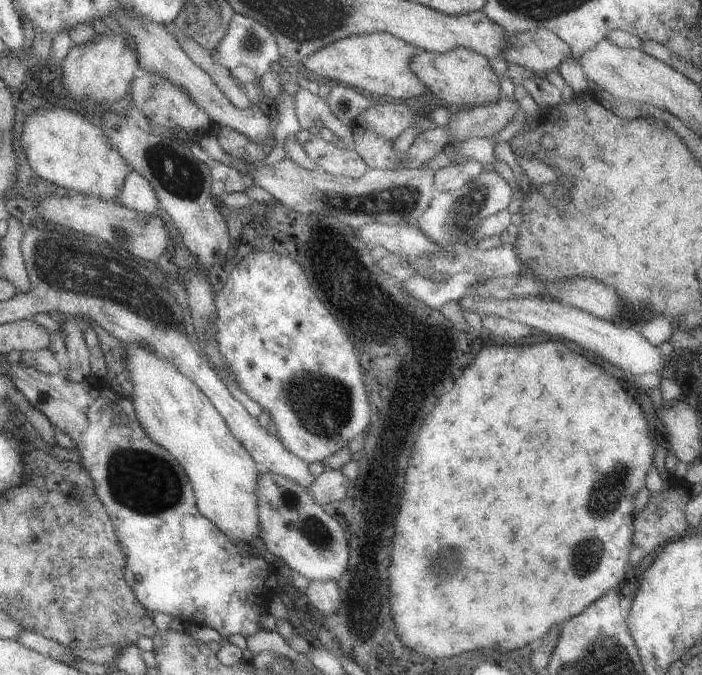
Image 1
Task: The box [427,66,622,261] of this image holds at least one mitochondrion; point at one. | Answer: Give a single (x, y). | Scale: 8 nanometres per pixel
(458, 216)

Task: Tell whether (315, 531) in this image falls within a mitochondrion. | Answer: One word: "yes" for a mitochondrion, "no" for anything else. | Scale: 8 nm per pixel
yes

